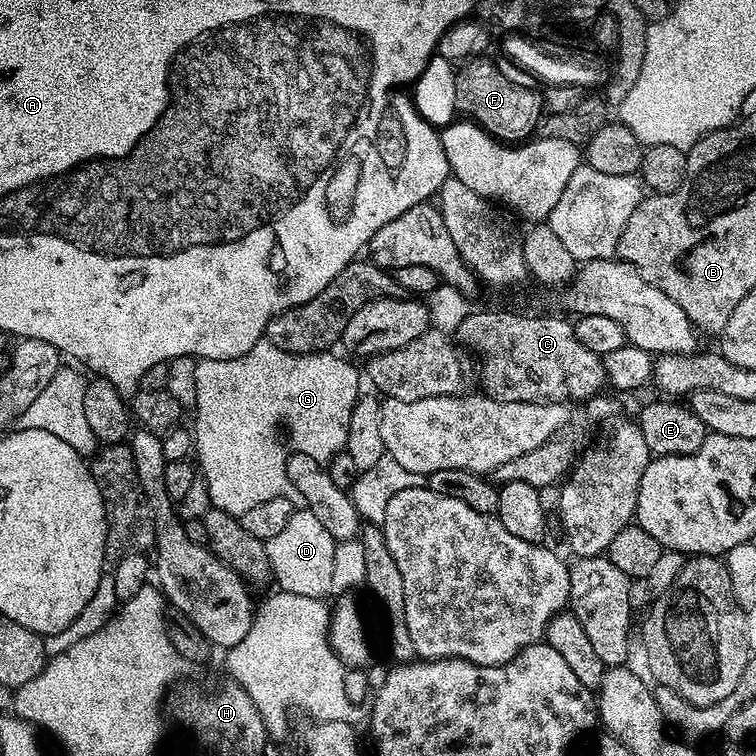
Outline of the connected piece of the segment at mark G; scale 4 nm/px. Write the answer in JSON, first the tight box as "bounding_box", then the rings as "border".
{"bounding_box":[192,338,362,518],"border":[[[265,338],[238,359],[197,359],[194,382],[197,383],[198,395],[192,433],[194,454],[198,456],[197,465],[209,492],[211,507],[239,518],[246,514],[246,510],[270,502],[270,498],[286,498],[294,506],[301,503],[298,490],[294,490],[286,474],[290,452],[280,441],[280,424],[288,431],[292,452],[328,462],[347,449],[350,414],[362,395],[362,389],[355,368],[336,354],[326,351],[314,355],[292,355]]]}

